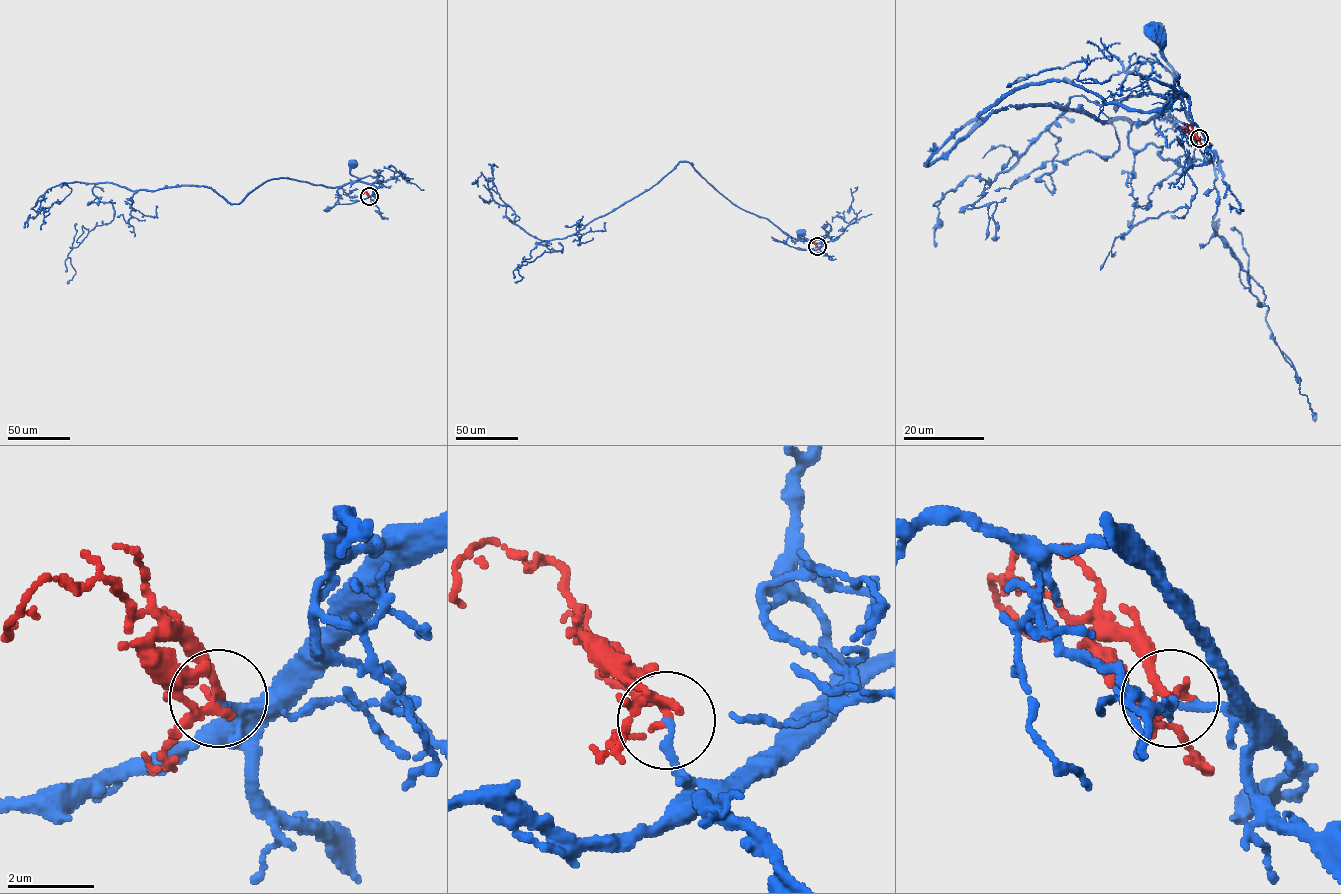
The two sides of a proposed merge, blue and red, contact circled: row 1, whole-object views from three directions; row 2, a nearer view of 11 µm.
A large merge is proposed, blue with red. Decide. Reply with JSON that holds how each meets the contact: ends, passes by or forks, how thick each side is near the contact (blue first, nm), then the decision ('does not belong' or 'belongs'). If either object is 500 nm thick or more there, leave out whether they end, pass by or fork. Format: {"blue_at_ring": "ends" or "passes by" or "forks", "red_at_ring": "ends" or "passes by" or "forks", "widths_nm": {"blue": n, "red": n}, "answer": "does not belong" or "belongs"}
{"blue_at_ring": "ends", "red_at_ring": "forks", "widths_nm": {"blue": 190, "red": 160}, "answer": "belongs"}

